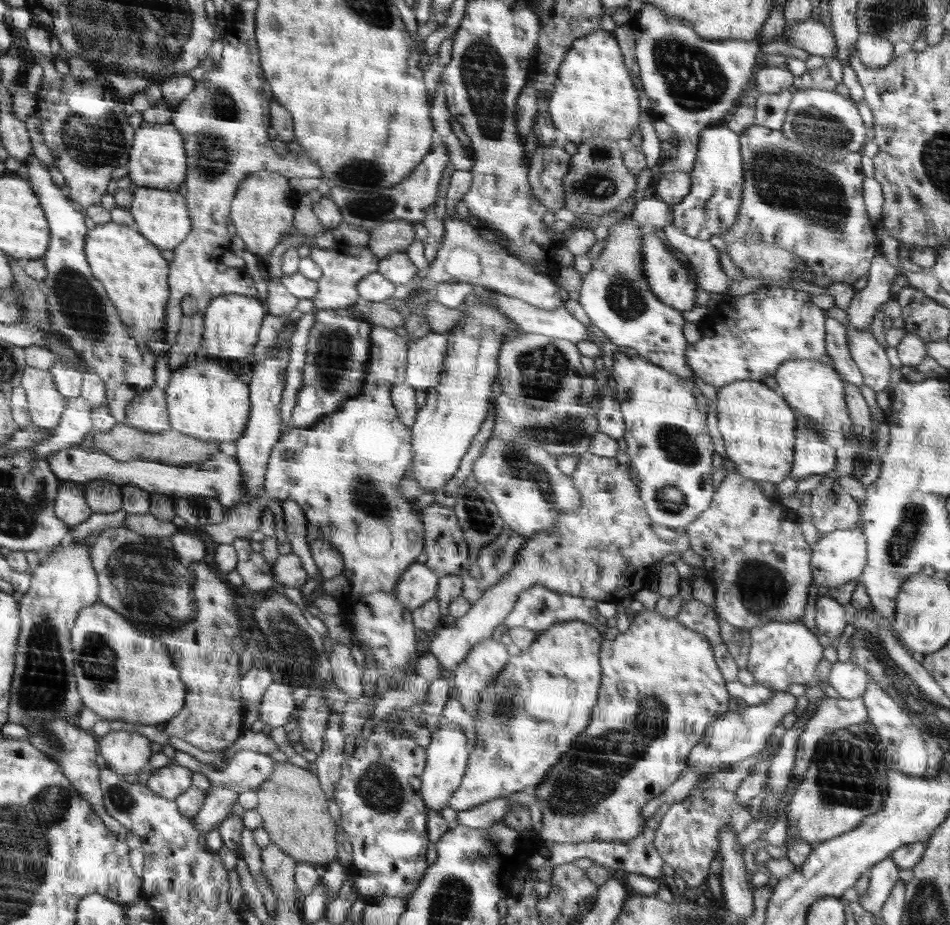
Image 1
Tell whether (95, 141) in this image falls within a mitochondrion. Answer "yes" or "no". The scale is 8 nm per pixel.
yes

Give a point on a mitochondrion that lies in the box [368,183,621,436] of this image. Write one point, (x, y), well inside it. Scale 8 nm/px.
(540, 369)

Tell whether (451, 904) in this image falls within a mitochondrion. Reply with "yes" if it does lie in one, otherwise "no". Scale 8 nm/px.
yes

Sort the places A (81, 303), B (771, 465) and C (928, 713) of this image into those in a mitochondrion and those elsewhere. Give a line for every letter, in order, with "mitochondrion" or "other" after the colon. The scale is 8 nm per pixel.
A: mitochondrion
B: other
C: mitochondrion

